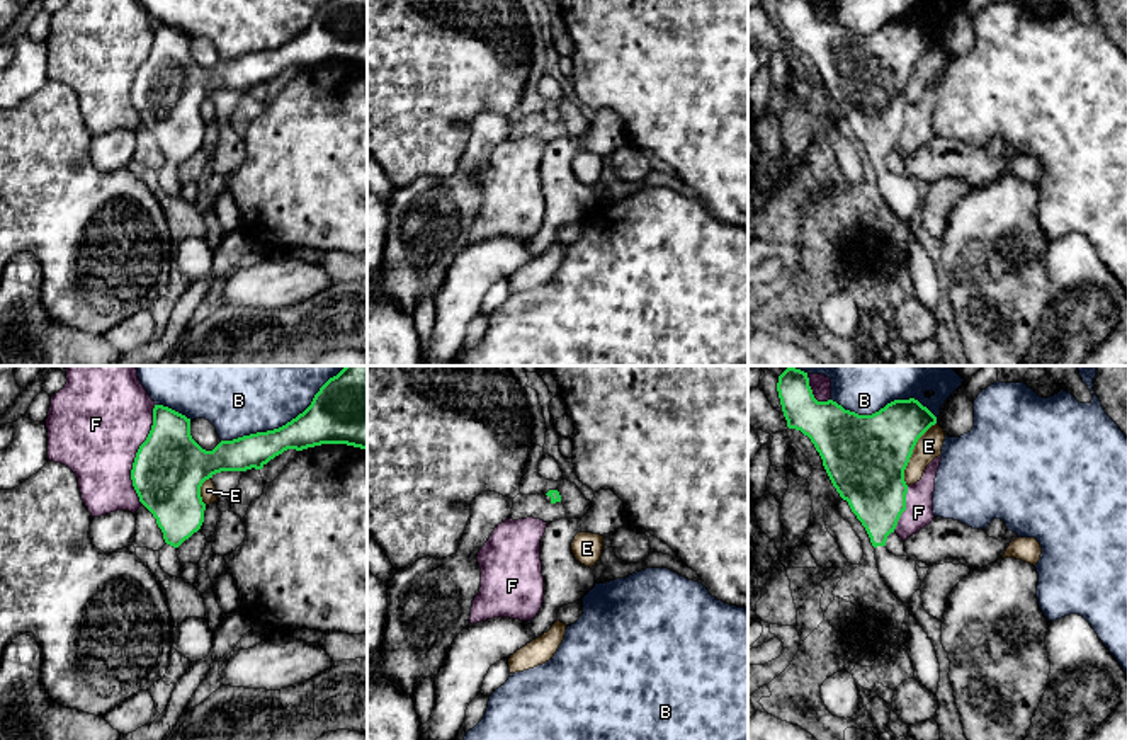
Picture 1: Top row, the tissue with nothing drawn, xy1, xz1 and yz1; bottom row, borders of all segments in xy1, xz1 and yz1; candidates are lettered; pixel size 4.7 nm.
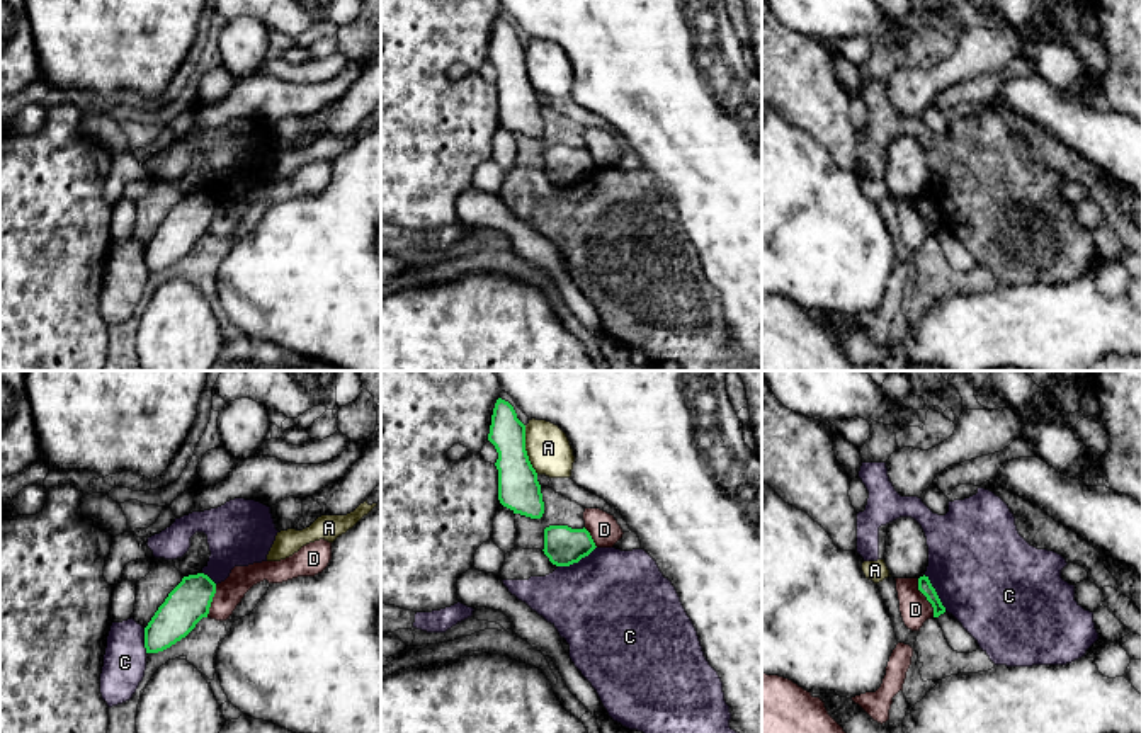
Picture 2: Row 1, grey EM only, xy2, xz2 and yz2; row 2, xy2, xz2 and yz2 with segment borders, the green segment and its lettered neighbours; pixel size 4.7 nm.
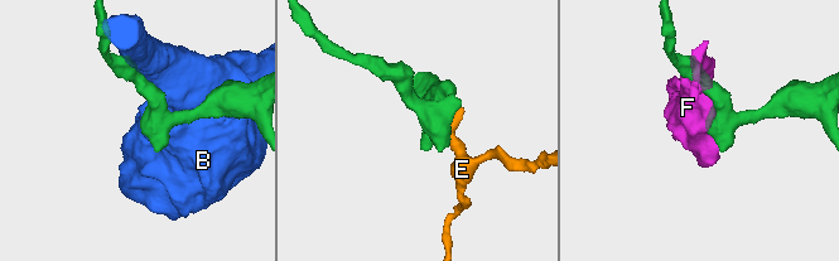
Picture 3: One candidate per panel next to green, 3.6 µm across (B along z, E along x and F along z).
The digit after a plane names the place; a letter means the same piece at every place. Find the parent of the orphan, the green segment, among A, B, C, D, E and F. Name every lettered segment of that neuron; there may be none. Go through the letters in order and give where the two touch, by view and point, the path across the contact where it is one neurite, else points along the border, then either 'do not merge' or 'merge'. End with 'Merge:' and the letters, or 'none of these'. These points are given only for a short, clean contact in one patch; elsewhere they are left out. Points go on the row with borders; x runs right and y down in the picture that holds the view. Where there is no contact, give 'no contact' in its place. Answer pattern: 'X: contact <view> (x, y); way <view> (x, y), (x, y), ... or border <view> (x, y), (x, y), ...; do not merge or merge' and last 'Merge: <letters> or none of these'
A: contact xz2 (524, 449); border xz2 (524, 426), (524, 449), (538, 473); do not merge
B: contact xy1 (288, 422); do not merge
C: contact xz2 (577, 562); do not merge
D: contact yz2 (925, 596); border yz2 (917, 579), (917, 589), (930, 604), (934, 616); do not merge
E: contact yz1 (911, 453); do not merge
F: contact xy1 (136, 455); do not merge
Merge: none of these

